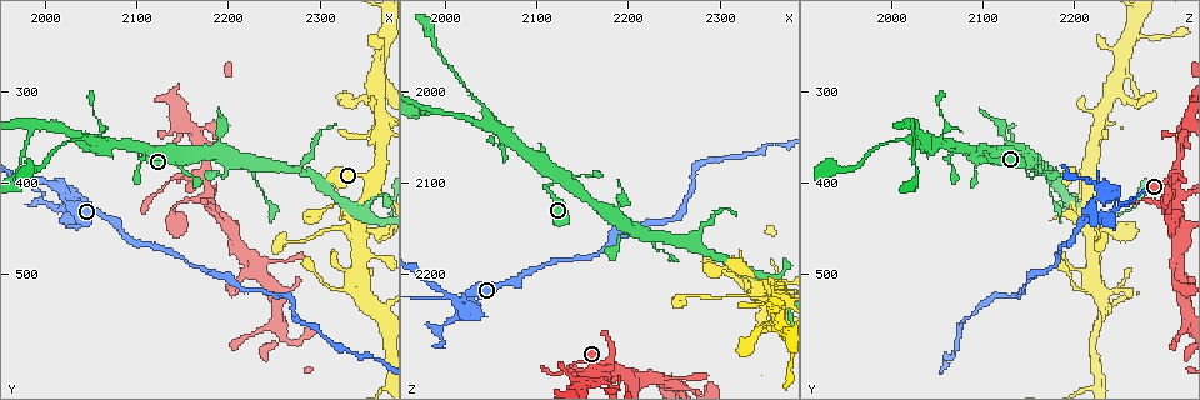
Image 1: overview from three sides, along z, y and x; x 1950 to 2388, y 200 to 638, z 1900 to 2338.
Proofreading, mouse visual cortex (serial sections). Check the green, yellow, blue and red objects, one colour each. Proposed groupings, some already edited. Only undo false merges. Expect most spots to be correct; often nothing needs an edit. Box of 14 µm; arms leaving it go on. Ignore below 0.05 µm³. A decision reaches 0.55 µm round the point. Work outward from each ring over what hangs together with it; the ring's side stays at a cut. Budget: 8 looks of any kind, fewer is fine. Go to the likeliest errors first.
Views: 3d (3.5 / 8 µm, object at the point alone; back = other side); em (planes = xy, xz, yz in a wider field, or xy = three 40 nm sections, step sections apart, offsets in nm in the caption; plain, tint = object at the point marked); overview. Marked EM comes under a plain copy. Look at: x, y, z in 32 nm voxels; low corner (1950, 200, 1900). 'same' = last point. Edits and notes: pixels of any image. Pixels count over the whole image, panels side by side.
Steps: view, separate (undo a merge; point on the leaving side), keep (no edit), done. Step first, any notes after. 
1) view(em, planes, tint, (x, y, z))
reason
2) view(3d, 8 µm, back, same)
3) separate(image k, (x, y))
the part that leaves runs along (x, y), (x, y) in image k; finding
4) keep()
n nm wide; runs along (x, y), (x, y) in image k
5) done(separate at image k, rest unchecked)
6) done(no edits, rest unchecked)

view(3d, 3.5 µm, (2175, 415, 2315))
abrupt turn

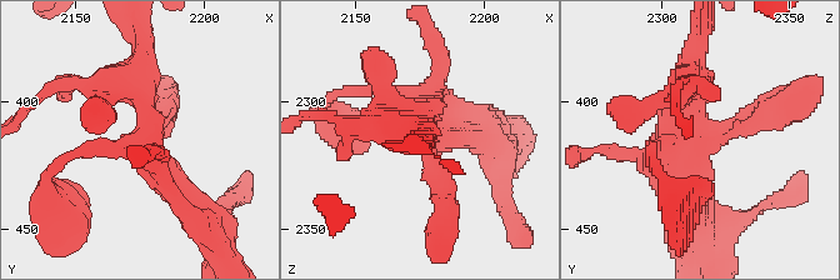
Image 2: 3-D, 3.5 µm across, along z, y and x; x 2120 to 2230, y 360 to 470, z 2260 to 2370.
view(em, xy, step 2, tint, (2177, 415, 2314))
now the EM

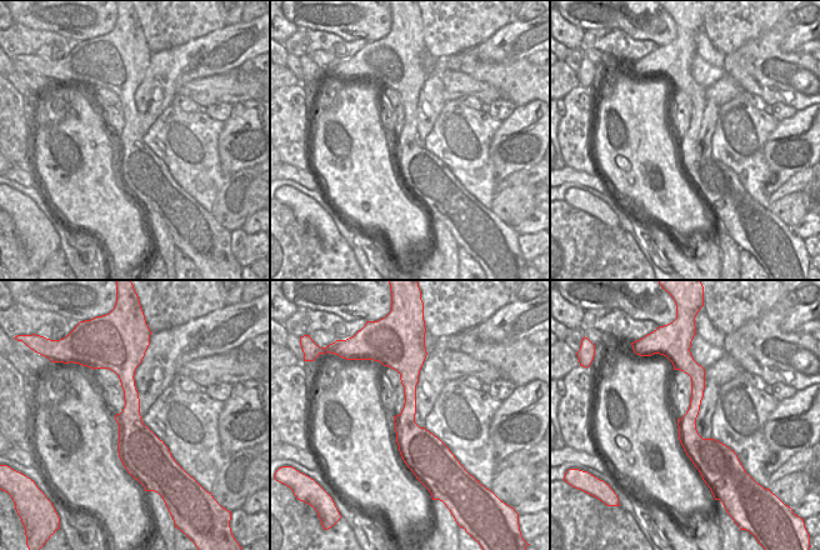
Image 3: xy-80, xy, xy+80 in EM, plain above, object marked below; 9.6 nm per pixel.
keep()
runs along (399, 121), (425, 115), (453, 195) in image 2; all the same cell

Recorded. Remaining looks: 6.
view(3d, 3.5 µm, back, (2015, 410, 2225))
sudden change in width

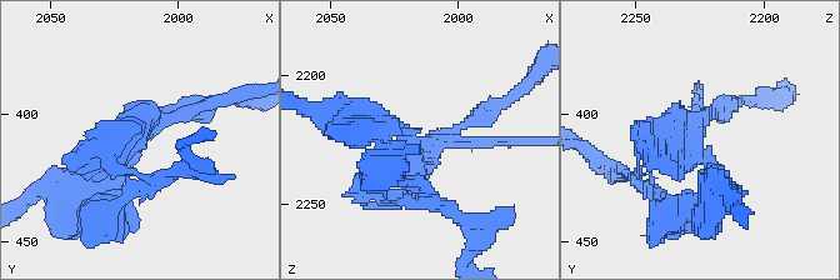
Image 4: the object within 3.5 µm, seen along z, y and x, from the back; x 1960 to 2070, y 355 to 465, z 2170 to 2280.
view(em, xy, step 3, tint, (2018, 410, 2228))

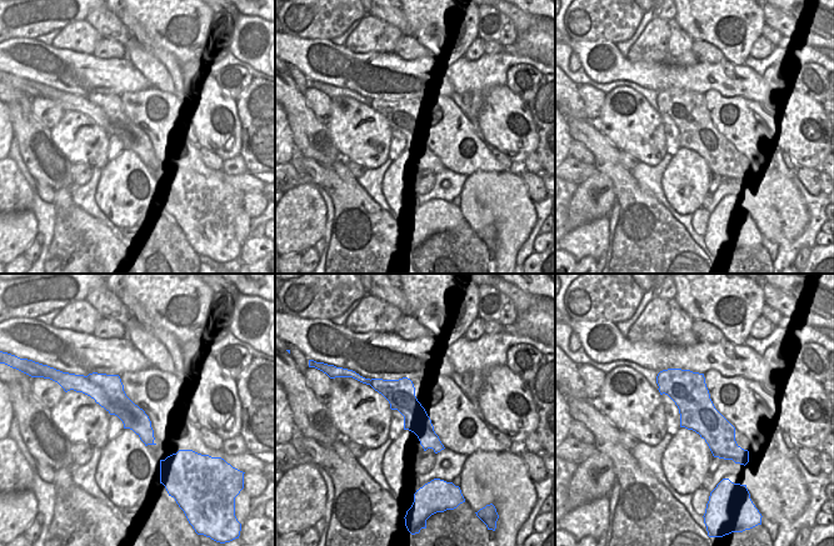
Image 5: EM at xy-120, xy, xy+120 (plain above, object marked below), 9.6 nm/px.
separate(image 4, (415, 148))
the part that leaves runs along (701, 153), (698, 119), (736, 99) in image 4; a second cell is stuck on

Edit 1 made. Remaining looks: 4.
view(overview)

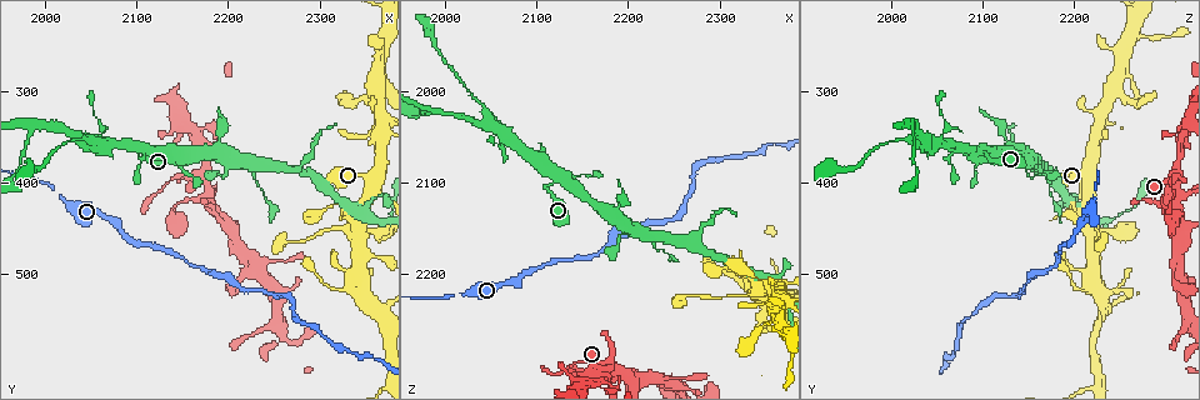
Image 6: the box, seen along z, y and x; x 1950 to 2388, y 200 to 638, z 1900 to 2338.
view(3d, 8 µm, back, (2120, 365, 2100))
four arms meet

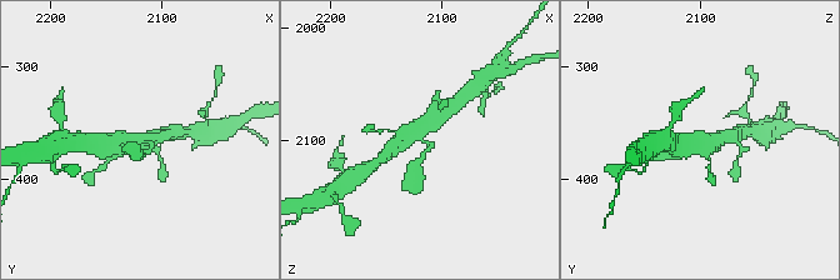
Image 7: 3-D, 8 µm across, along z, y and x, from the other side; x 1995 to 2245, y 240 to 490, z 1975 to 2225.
view(3d, 3.5 µm, (2120, 366, 2098))
zoom in

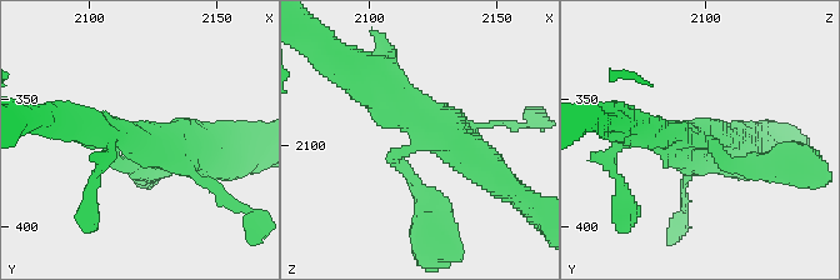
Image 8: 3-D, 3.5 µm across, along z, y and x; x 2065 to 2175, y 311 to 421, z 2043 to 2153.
view(em, xy, step 3, tint, (2119, 368, 2099))
4 arms; arms of 250, 300, 400, 450 nm

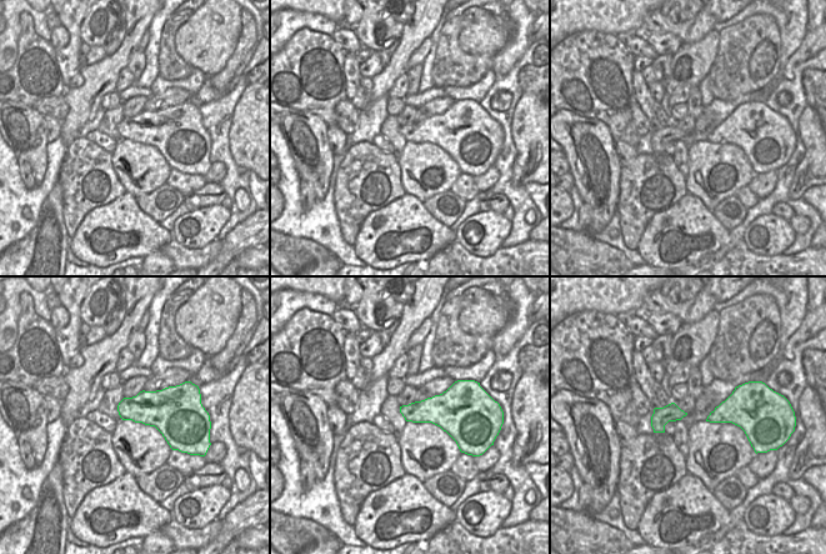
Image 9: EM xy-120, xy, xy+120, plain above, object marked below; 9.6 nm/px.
keep()
runs along (140, 165), (118, 143), (209, 143) in image 8; one cell here

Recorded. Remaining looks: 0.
done(separate at image 4, rest unchecked)

